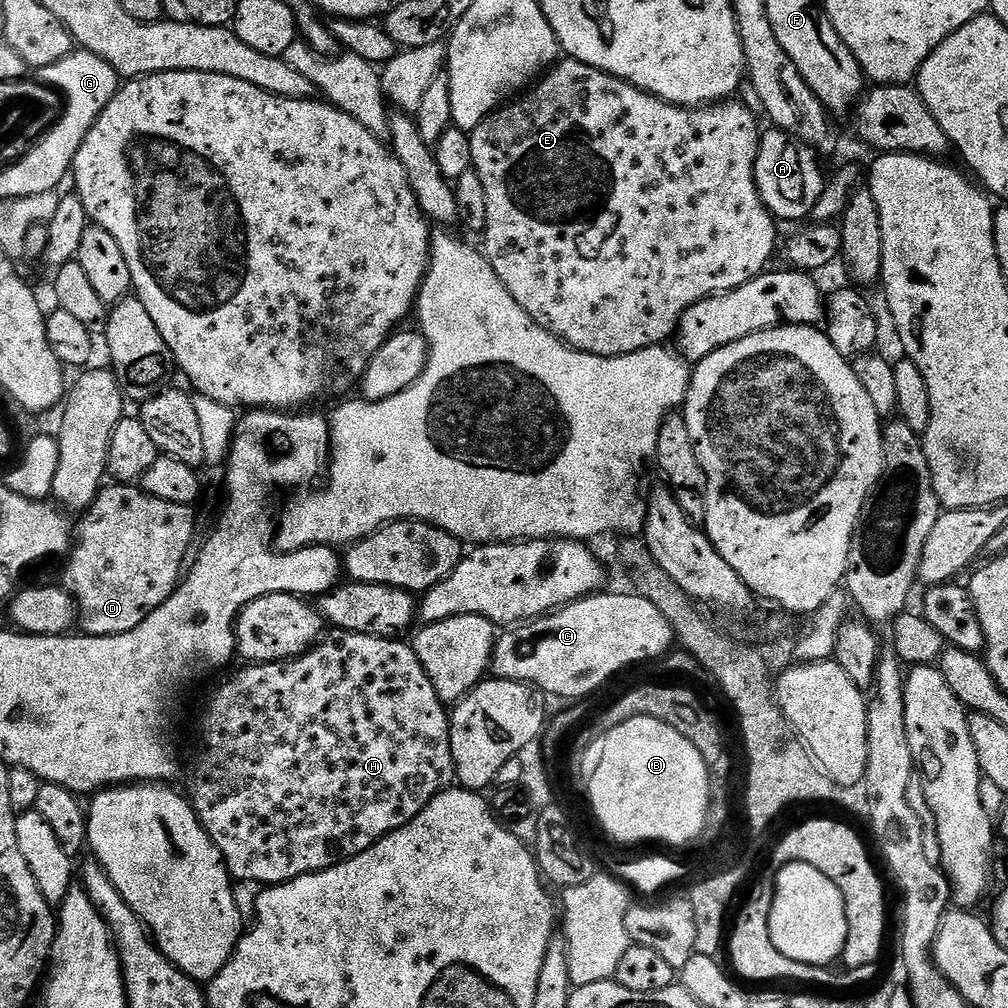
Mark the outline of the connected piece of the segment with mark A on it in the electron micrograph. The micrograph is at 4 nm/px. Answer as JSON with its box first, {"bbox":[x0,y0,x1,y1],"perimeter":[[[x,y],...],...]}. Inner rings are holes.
{"bbox":[756,131,826,222],"perimeter":[[[771,131],[761,135],[756,159],[756,185],[762,202],[780,222],[811,217],[826,183],[826,175],[820,169],[821,157],[816,148],[797,142],[787,131]]]}

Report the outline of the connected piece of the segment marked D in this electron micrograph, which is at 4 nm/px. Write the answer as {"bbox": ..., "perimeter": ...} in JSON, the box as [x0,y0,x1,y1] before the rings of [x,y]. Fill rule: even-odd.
{"bbox":[62,482,196,635],"perimeter":[[[112,482],[101,487],[92,507],[79,517],[80,525],[77,528],[75,525],[74,543],[66,556],[68,565],[64,568],[62,580],[63,587],[72,593],[72,599],[76,601],[78,620],[81,625],[84,623],[83,631],[87,635],[126,634],[134,630],[134,626],[142,626],[151,612],[158,610],[162,602],[172,597],[189,559],[188,547],[196,532],[196,510],[191,504],[156,498],[144,491],[143,487],[128,482]]]}

